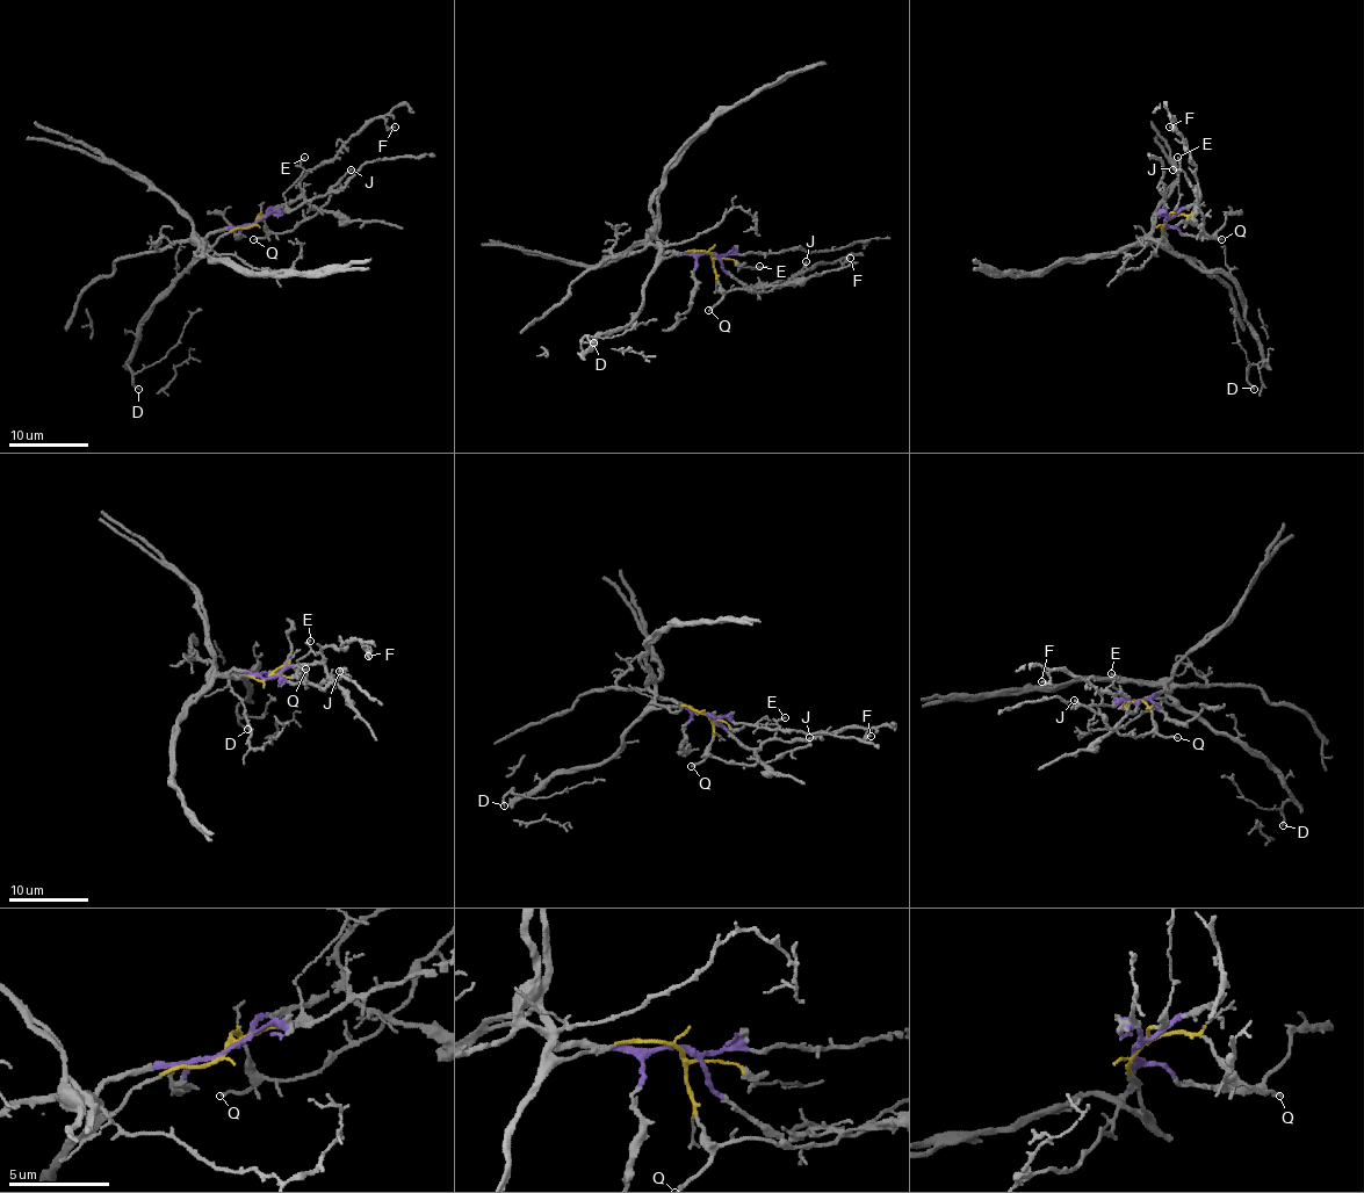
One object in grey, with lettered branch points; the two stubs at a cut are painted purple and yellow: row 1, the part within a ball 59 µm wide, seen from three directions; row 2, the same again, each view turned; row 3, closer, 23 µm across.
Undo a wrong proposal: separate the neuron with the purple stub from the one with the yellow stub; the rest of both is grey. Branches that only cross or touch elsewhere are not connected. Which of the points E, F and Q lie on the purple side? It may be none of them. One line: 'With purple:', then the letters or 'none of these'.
With purple: F

